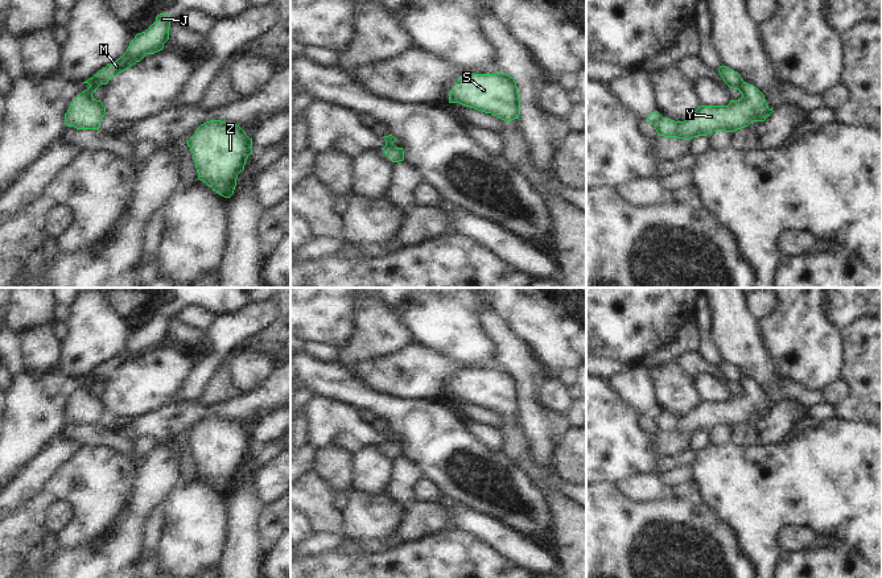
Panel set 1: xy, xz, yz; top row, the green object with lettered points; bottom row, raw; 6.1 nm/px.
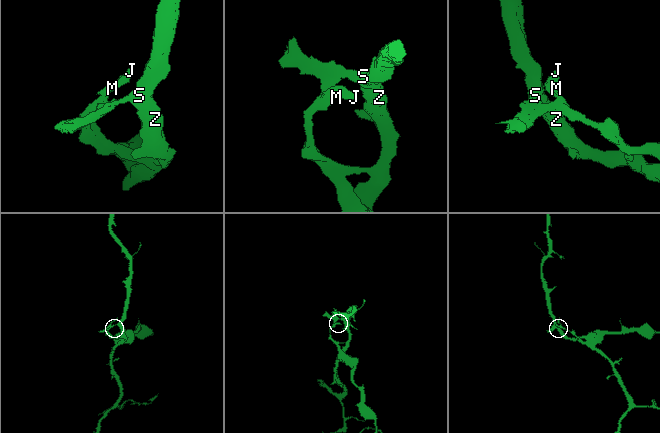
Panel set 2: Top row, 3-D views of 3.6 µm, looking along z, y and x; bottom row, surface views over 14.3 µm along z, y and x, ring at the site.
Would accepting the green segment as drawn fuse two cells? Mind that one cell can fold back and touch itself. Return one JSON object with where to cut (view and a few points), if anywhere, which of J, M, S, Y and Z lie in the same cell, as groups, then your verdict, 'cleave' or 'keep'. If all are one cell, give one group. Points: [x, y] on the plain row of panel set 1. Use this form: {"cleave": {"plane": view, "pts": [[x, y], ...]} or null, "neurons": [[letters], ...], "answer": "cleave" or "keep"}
{"cleave": {"plane": "xy", "pts": [[98, 380], [90, 383]]}, "neurons": [["J", "M"], ["S", "Y", "Z"]], "answer": "cleave"}

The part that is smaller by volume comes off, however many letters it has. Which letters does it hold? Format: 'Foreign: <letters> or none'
Foreign: J, M

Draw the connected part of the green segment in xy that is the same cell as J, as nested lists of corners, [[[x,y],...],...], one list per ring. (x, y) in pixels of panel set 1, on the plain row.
[[[157,310],[156,317],[145,327],[135,331],[127,347],[118,356],[107,360],[83,379],[88,379],[90,383],[107,380],[110,375],[140,358],[147,350],[162,346],[164,339],[169,335],[169,323],[170,310]]]

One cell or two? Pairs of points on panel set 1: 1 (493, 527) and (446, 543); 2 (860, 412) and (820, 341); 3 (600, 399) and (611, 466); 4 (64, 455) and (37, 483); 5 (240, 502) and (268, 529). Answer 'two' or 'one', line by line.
1: two
2: two
3: one
4: one
5: two

